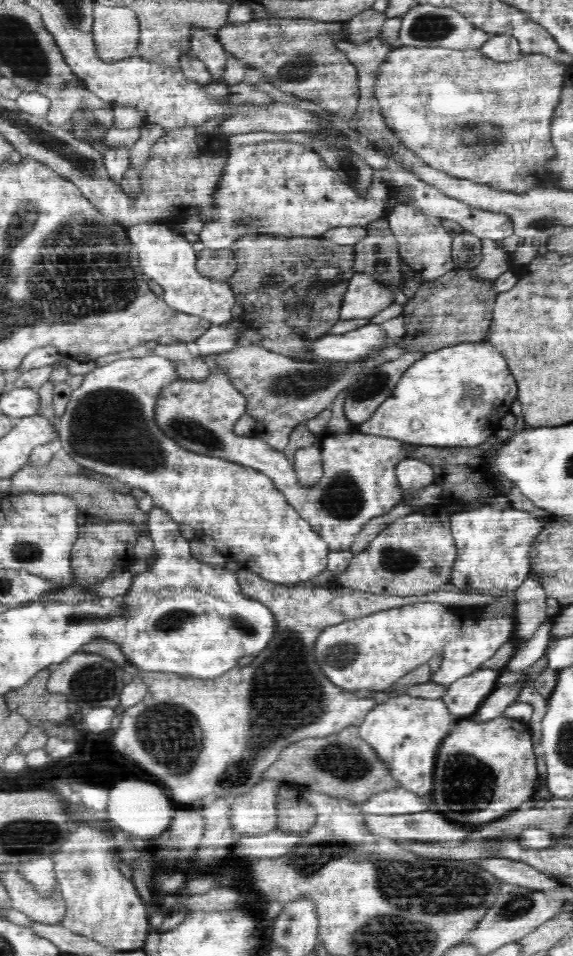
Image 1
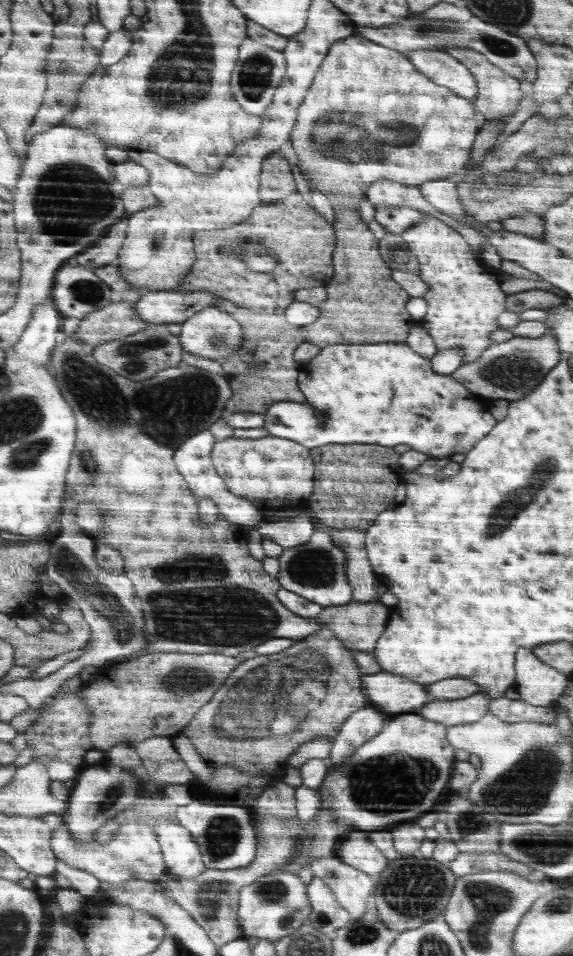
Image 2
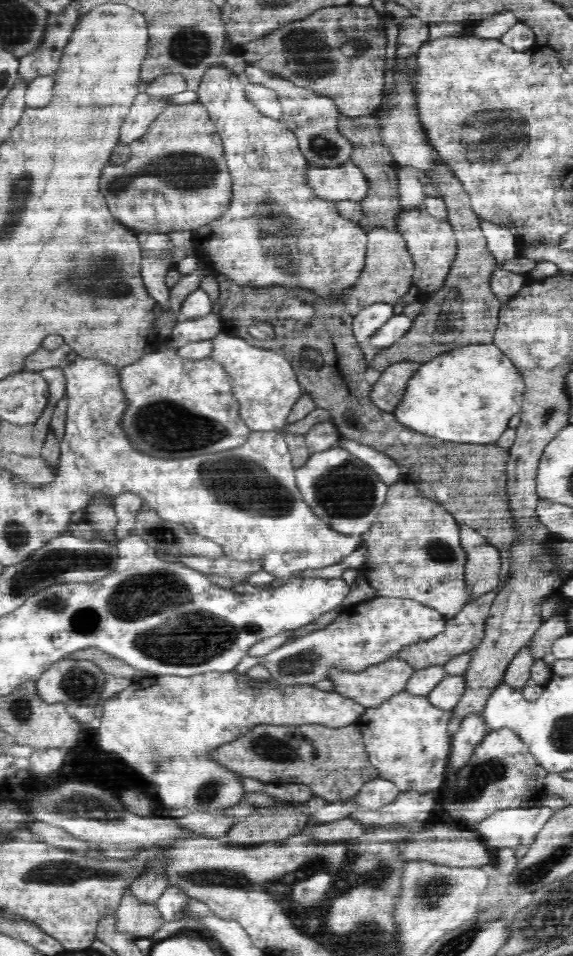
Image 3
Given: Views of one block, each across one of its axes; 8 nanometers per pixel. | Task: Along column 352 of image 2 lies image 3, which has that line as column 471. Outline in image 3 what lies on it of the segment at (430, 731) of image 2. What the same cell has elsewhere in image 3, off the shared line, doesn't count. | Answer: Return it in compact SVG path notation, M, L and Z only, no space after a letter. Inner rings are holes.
M508 727L487 731L468 762L455 773L448 773L439 791L444 811L468 824L483 822L494 812L521 810L525 803L536 803L544 793L547 772L530 754L530 747Z

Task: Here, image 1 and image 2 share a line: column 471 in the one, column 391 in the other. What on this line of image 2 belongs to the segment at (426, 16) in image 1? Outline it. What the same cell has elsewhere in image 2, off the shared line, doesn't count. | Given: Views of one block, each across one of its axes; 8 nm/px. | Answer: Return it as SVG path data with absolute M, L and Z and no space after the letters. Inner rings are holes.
M440 1L424 12L410 13L407 18L398 19L396 23L388 24L380 28L364 28L356 26L355 35L363 36L368 40L376 41L378 44L387 45L388 48L396 49L404 55L412 51L444 50L444 48L476 48L476 52L484 54L492 64L498 68L504 68L504 72L518 80L534 82L538 74L538 62L535 55L523 37L512 36L500 27L477 17L466 7L458 7L452 3Z

